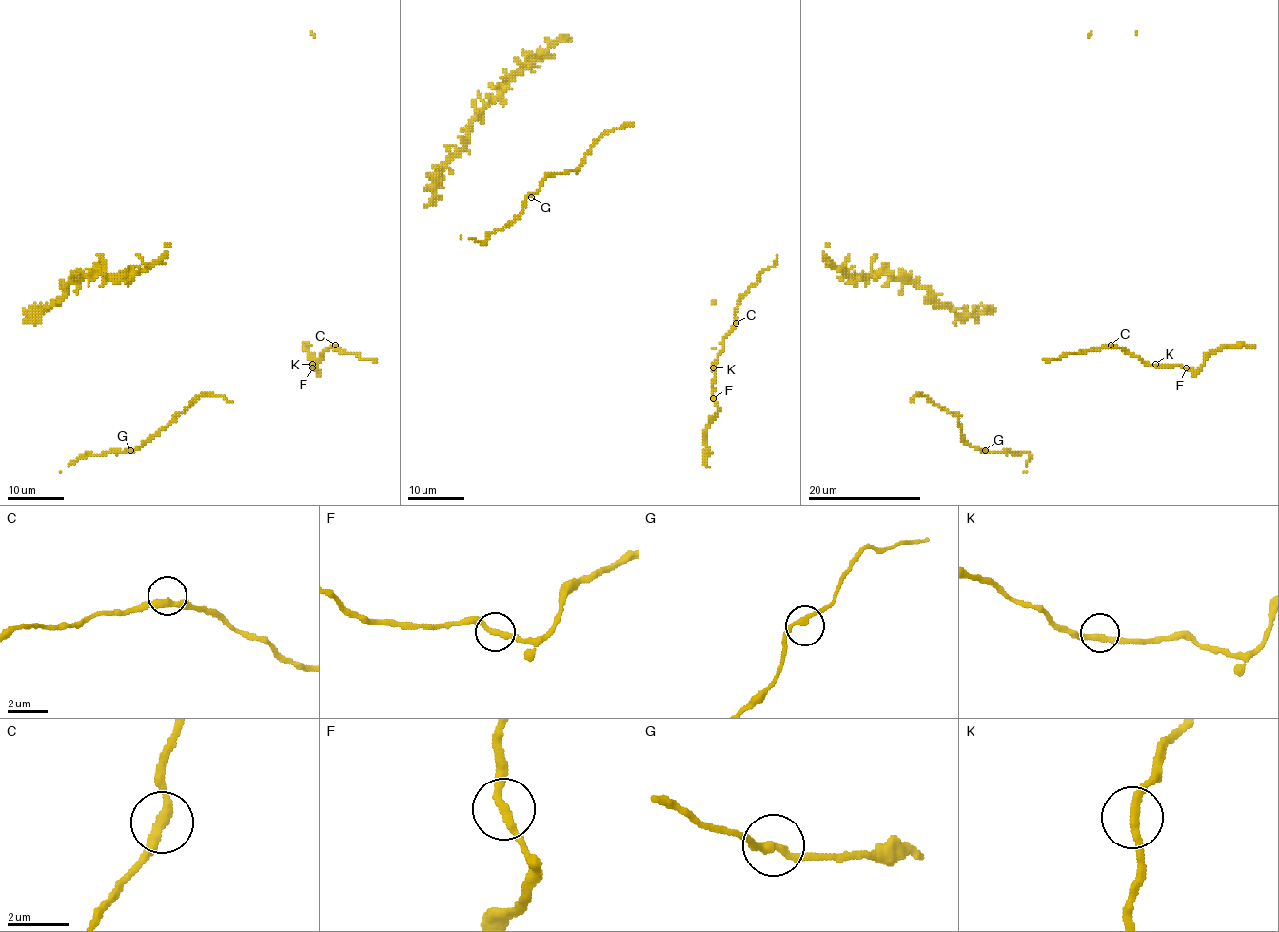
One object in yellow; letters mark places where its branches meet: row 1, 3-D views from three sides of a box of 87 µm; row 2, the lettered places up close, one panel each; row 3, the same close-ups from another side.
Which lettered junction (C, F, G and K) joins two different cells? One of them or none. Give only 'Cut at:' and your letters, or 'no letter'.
Cut at: no letter

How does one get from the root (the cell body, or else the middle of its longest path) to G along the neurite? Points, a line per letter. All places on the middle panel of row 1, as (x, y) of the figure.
G: (634, 125), (626, 124), (605, 131), (576, 170), (549, 174), (531, 197)

